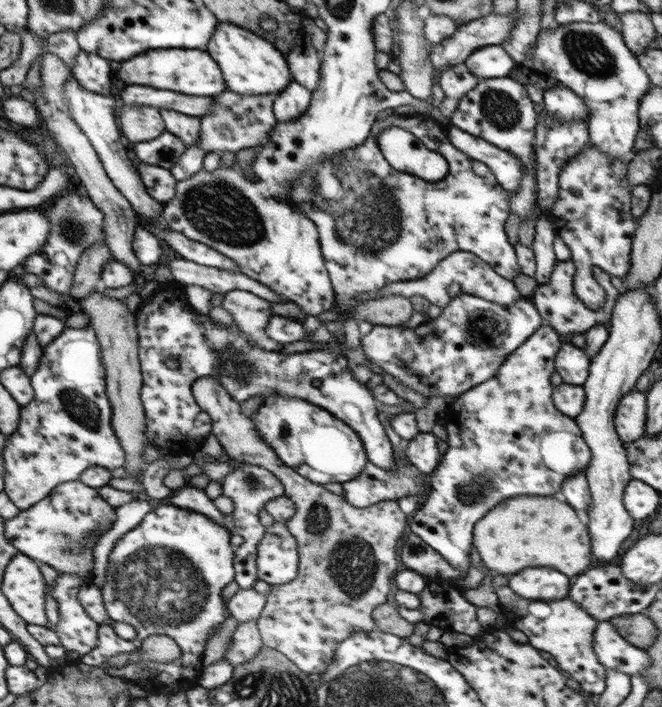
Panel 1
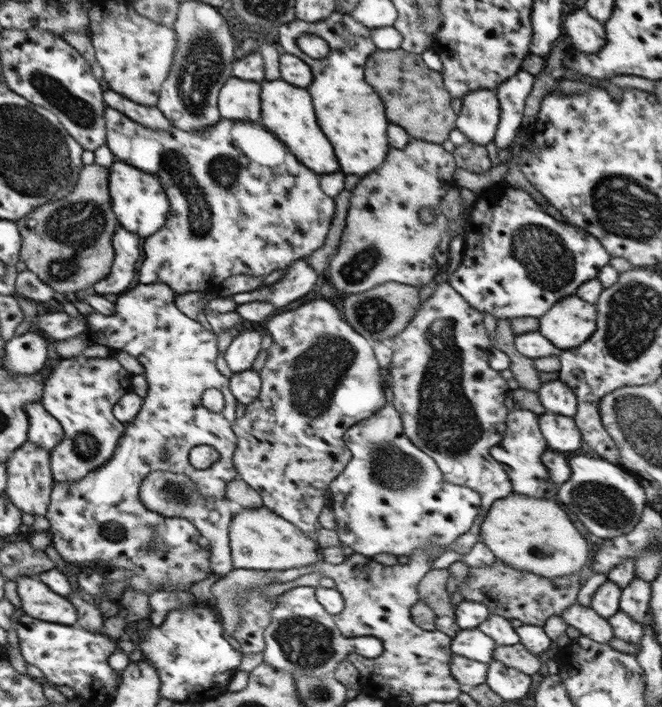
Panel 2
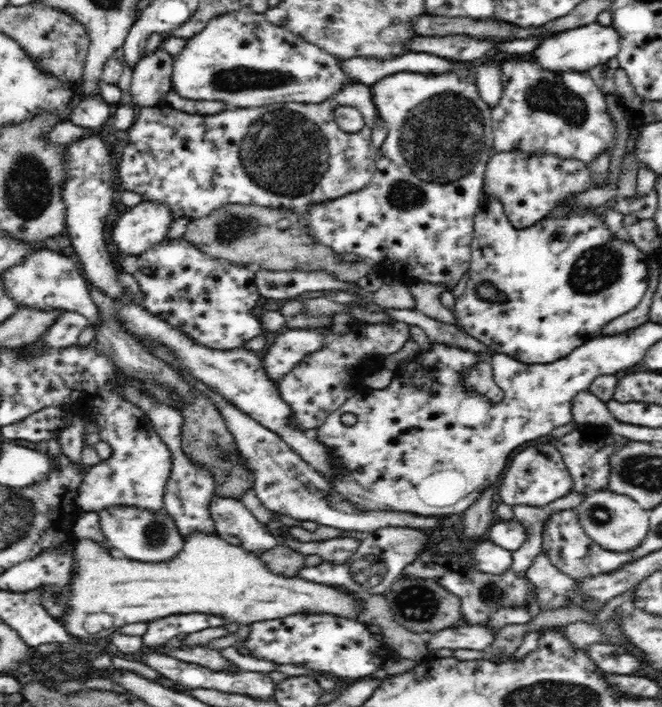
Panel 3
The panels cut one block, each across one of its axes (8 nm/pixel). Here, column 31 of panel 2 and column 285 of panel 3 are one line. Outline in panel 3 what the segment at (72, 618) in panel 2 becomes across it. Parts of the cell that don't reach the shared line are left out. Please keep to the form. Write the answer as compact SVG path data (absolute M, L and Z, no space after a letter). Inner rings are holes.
M193 530L184 548L168 562L130 562L128 558L110 558L102 546L90 539L79 539L76 546L79 566L70 584L70 592L60 598L68 605L65 629L72 637L108 638L124 624L152 622L168 616L206 614L219 616L236 626L250 626L262 620L278 620L293 613L334 613L360 621L364 596L301 578L276 575L260 558L230 545L218 533ZM108 614L114 620L110 630L100 634L86 632L86 616Z

